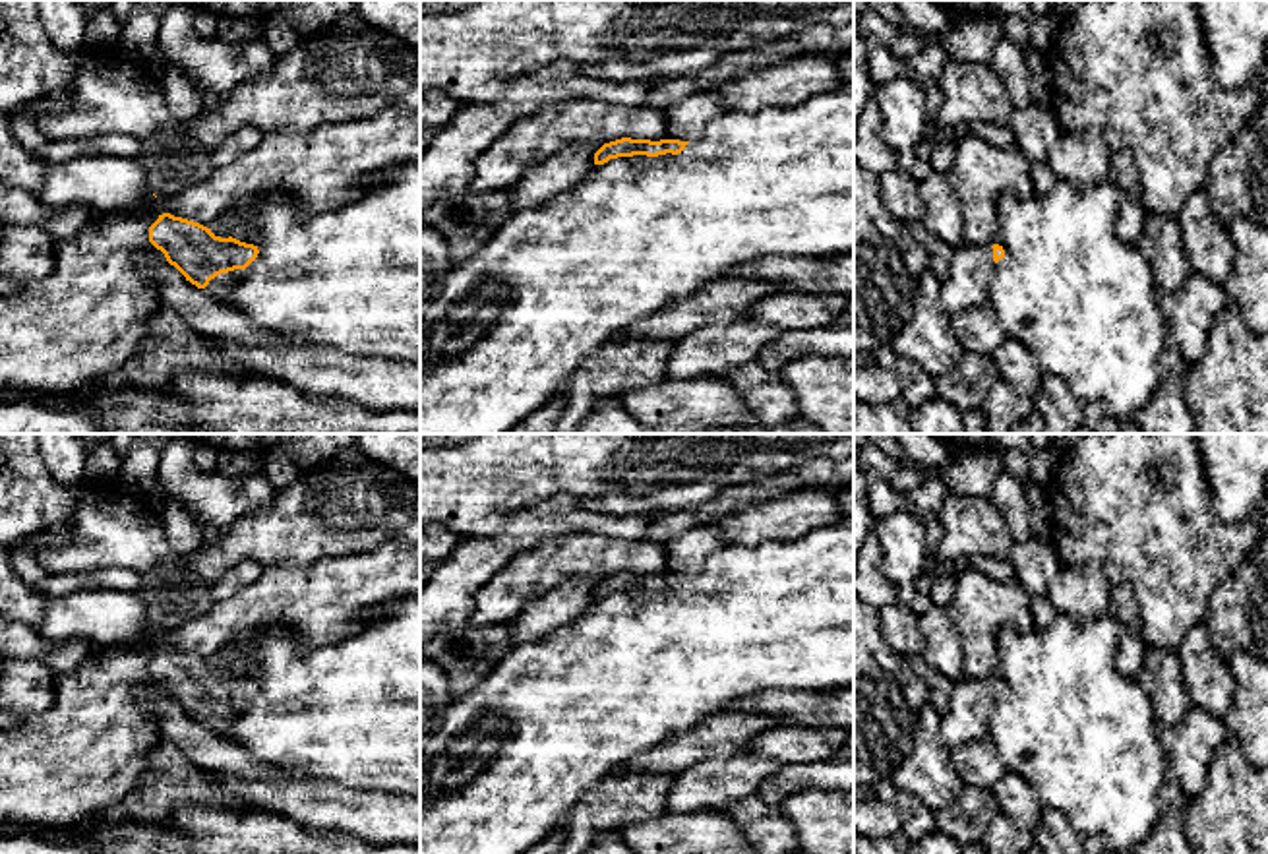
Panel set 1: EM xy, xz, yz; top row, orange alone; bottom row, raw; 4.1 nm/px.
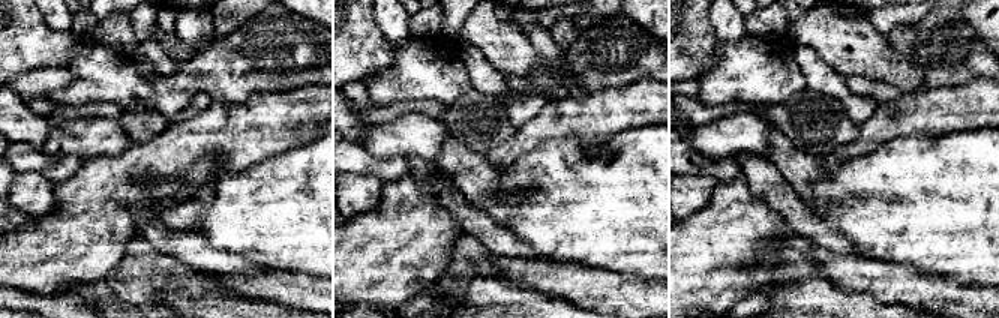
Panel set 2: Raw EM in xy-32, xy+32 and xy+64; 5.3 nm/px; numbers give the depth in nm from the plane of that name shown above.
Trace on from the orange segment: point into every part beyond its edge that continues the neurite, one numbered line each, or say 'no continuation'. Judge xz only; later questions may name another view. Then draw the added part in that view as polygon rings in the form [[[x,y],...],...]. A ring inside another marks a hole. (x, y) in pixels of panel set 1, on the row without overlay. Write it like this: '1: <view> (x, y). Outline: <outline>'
1: xz (684, 554). Outline: [[[701,527],[687,531],[662,542],[666,550],[666,571],[691,575],[697,573],[703,562],[722,546],[728,546],[726,538],[712,527]]]

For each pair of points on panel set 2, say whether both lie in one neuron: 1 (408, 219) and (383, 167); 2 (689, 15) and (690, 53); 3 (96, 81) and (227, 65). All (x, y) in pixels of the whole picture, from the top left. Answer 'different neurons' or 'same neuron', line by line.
1: different neurons
2: same neuron
3: same neuron

